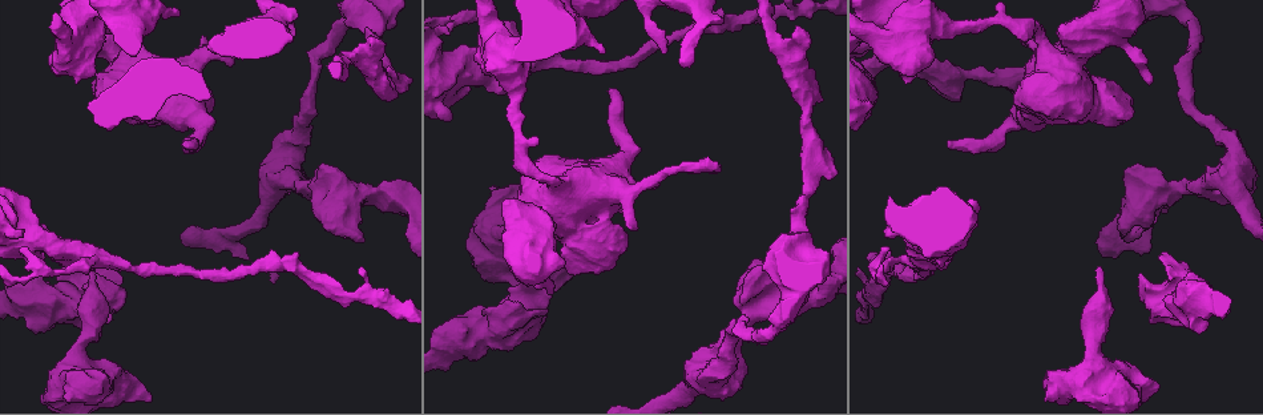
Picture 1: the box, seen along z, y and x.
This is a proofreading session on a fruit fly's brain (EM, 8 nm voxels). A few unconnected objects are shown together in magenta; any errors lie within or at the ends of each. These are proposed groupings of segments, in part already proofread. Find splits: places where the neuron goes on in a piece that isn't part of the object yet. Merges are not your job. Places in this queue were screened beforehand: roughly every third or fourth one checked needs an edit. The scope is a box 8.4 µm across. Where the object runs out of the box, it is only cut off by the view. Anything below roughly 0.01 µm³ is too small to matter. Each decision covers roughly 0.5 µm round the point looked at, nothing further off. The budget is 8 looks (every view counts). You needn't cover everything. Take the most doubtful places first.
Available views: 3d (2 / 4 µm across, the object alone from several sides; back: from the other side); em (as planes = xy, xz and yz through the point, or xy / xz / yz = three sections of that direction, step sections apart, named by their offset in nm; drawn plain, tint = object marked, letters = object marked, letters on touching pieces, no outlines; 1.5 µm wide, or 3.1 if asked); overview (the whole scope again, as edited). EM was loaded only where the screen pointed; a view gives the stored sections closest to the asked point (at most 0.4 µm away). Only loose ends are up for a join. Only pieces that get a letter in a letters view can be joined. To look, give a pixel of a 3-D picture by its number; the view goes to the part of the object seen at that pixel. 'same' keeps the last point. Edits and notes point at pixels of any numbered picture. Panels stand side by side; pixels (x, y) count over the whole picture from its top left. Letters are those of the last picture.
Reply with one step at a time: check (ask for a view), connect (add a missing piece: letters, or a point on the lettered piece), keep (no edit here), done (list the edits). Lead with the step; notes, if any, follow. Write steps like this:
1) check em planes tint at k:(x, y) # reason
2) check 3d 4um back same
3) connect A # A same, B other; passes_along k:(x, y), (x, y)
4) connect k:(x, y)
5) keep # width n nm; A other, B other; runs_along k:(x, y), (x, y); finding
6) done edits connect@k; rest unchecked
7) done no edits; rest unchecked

check 3d 2um at 1:(1099, 270) # thick end

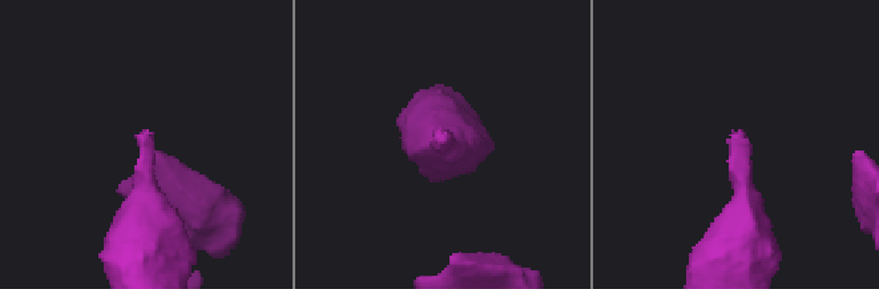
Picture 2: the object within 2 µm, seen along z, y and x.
check em yz step 4 tint at 2:(439, 130) # need the tissue

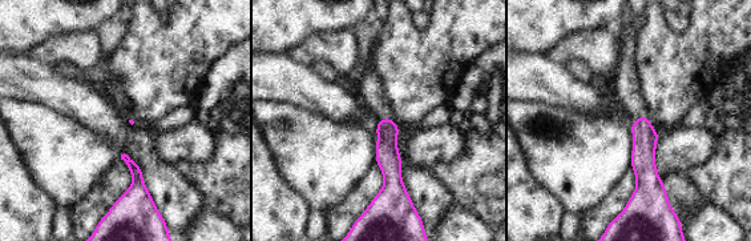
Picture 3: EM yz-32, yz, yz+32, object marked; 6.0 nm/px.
check em yz step 4 letters same

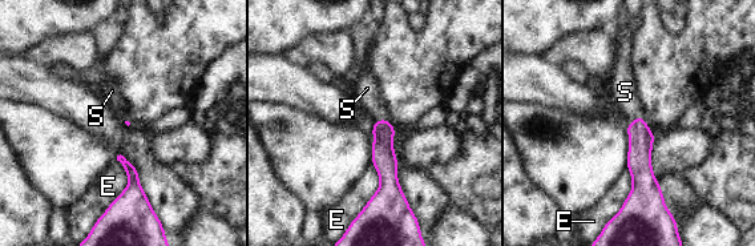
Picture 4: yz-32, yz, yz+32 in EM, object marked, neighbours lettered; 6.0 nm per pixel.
connect S # longest_contact E 340 nm; E other, S same; passes_along 4:(641, 140), (636, 119), (625, 92); it goes on there

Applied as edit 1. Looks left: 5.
check 3d 2um at 1:(626, 224) # an open end

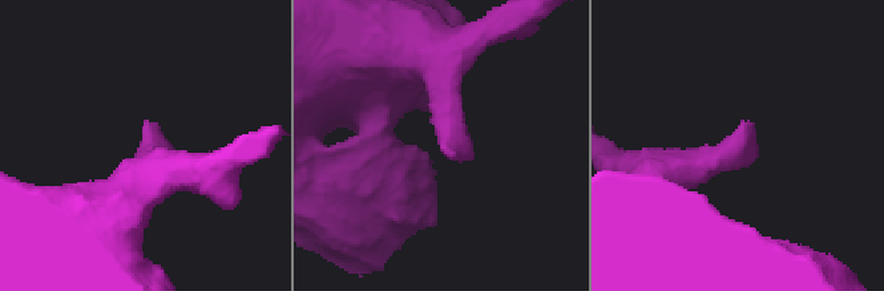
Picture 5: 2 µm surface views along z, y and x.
check em planes letters at 5:(443, 144) # now the EM

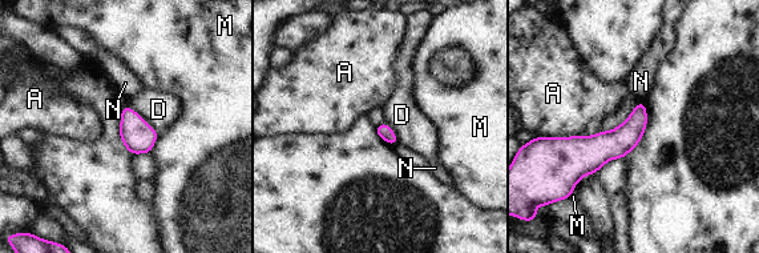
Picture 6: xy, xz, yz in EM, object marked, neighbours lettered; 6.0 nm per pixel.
keep # A other, D other, M other, N other; border 6:(128, 104), (157, 135); none of them fits

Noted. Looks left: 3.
check overview # redraw

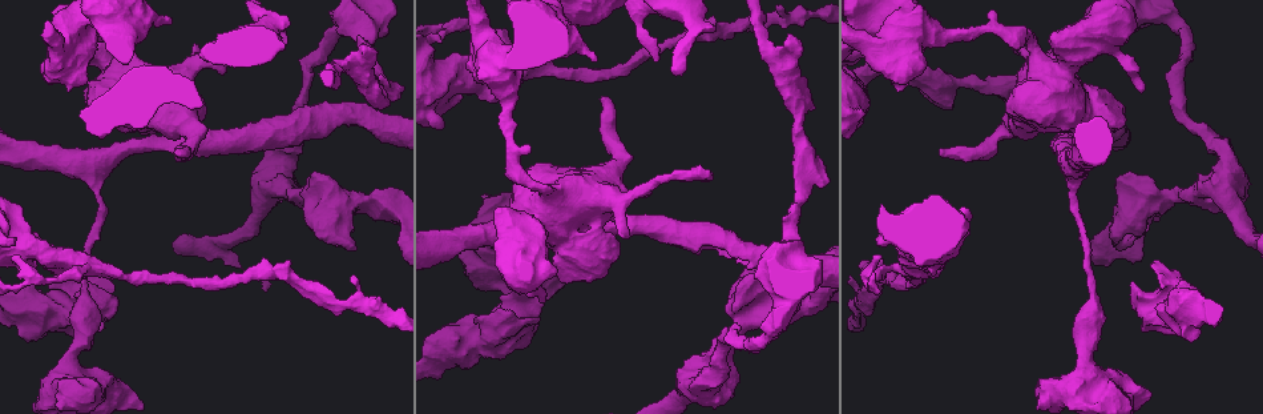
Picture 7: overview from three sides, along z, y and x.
check em planes letters at 7:(563, 282) # an open end

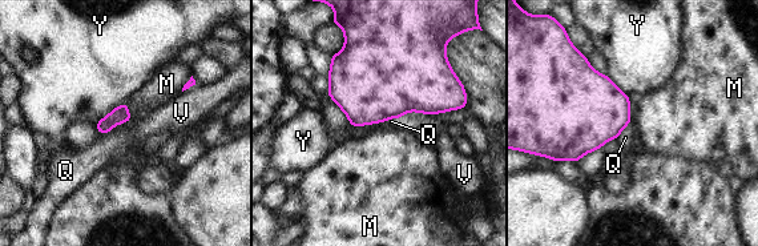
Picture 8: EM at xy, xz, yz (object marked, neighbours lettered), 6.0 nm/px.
keep # M other, Q other, V other, Y other; no lettered piece goes on from it

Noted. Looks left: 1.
done edits connect@4; rest unchecked

